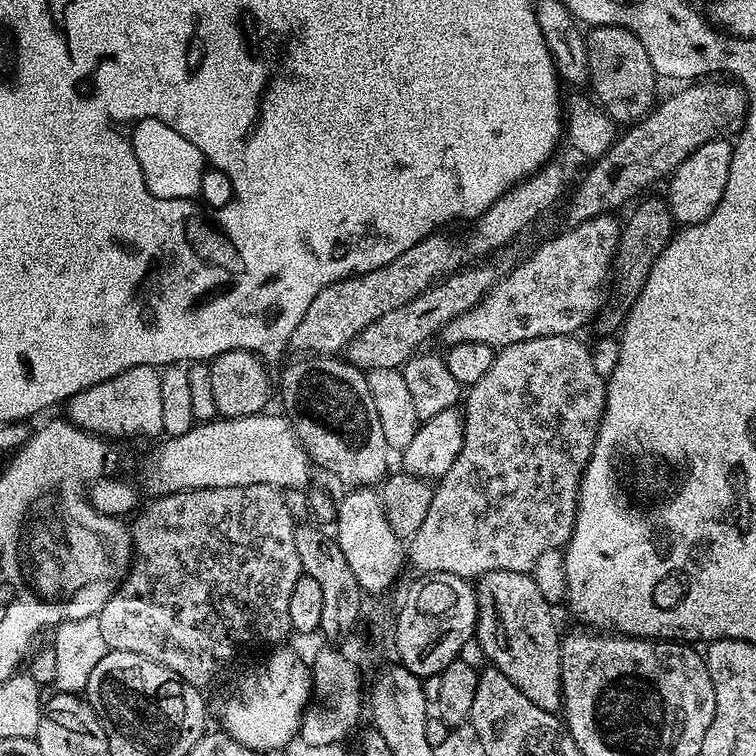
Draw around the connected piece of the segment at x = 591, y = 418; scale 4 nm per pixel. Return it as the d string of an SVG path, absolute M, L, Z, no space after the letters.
M579 335L571 336L543 336L542 338L530 338L522 342L507 344L499 349L485 376L478 378L478 382L467 389L462 400L462 415L464 418L464 444L461 447L458 458L454 458L454 466L446 470L446 474L440 477L435 485L430 508L422 526L412 538L406 548L406 560L417 569L417 573L441 572L442 574L454 574L462 579L472 582L481 576L490 574L494 570L508 570L514 572L531 573L532 567L551 548L563 549L568 539L572 537L574 522L576 521L576 507L580 497L580 479L584 473L584 467L588 465L588 459L592 453L592 447L596 441L596 431L600 425L600 419L604 413L604 386L605 377L600 376L596 364L592 361L592 352L580 341Z

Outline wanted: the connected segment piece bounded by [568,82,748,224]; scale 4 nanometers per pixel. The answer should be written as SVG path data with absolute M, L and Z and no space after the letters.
M728 83L732 84L692 84L689 88L666 97L665 100L663 97L643 120L623 131L604 154L587 165L588 173L573 190L572 201L568 204L569 221L572 224L581 224L593 220L595 216L615 213L615 208L620 208L623 204L631 205L637 197L644 194L639 192L644 192L651 184L658 183L660 179L661 183L671 176L673 170L686 157L694 154L694 150L698 150L698 146L723 137L727 133L724 132L727 128L739 129L744 123L744 115L748 113L748 94L739 83Z

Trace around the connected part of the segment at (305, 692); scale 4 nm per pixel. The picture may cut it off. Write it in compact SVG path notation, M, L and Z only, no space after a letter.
M289 646L271 649L265 664L257 666L244 676L236 693L220 708L219 727L230 738L242 742L250 750L268 754L275 748L284 748L297 739L309 698L313 695L312 673L309 665Z

